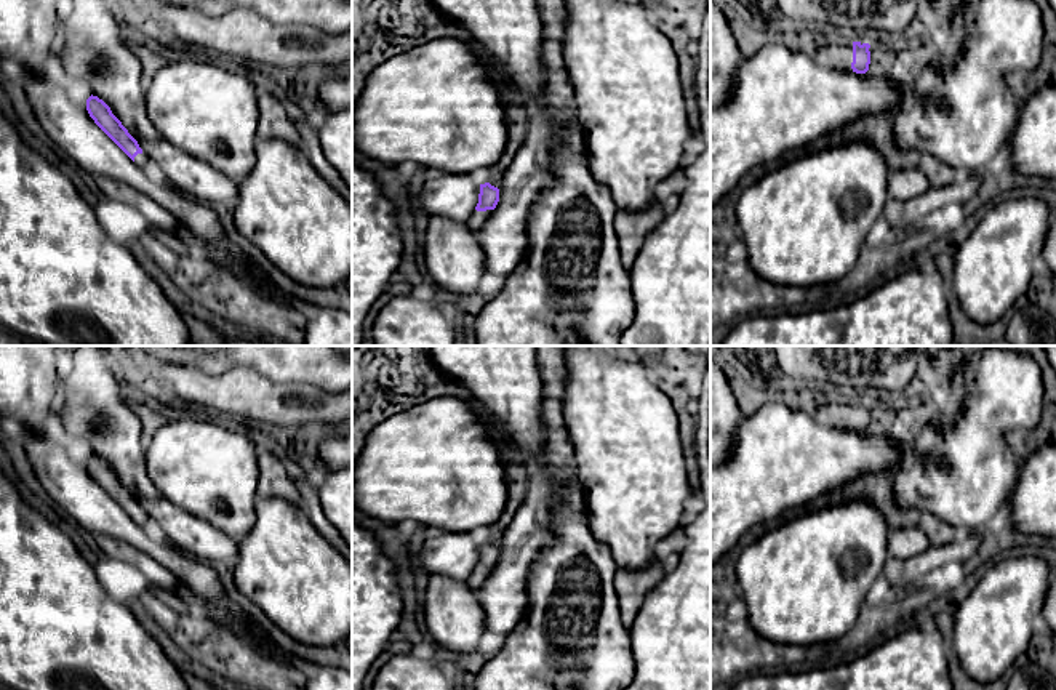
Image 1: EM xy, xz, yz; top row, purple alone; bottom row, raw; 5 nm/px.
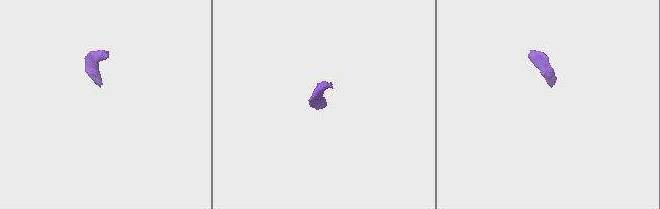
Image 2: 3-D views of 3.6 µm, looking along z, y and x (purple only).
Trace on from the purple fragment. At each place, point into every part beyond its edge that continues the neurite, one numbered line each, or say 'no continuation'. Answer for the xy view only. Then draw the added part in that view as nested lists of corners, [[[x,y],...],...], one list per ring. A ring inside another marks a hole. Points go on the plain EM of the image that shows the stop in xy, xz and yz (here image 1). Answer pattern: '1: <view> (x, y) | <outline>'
1: xy (141, 519) | [[[142,511],[134,515],[134,522],[152,538],[157,541],[168,543],[162,528]]]

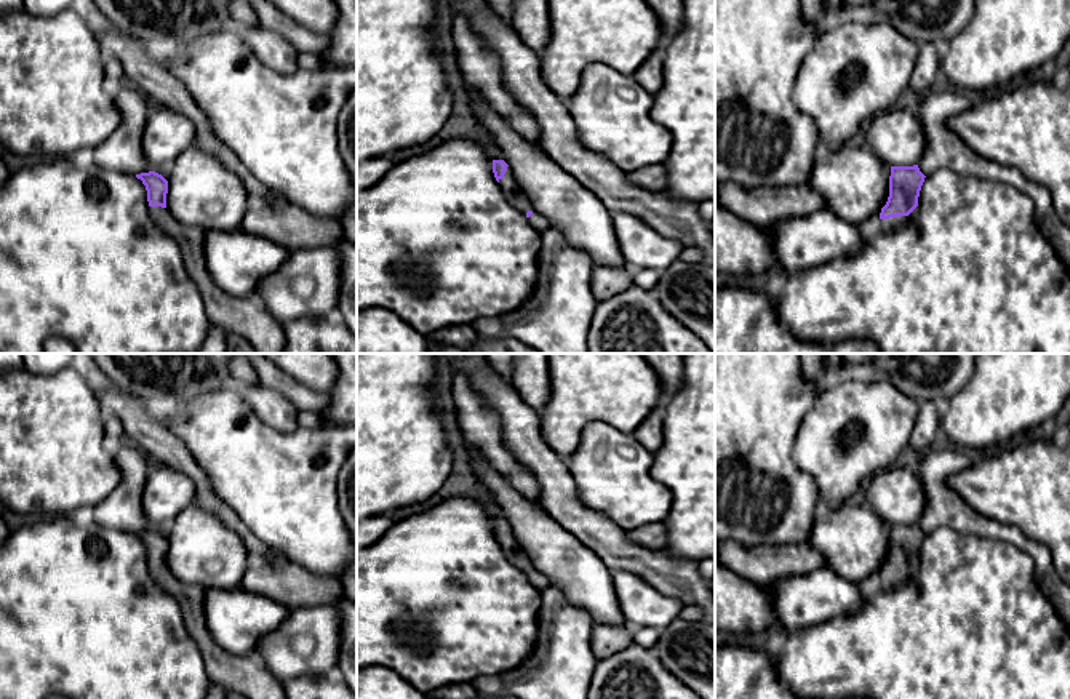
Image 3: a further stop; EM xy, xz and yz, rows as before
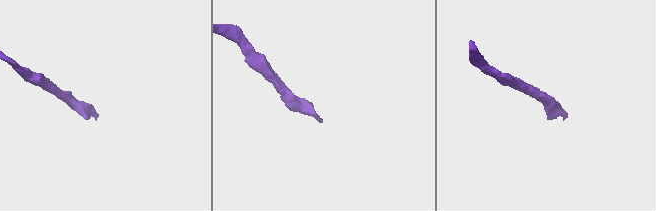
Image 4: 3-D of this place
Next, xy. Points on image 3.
1: xy (248, 675) | [[[149,565],[149,571],[158,585],[178,600],[187,632],[202,653],[211,683],[246,699],[285,699],[283,683],[258,656],[229,654],[213,641],[203,613],[205,589],[202,585],[181,582],[168,566]]]

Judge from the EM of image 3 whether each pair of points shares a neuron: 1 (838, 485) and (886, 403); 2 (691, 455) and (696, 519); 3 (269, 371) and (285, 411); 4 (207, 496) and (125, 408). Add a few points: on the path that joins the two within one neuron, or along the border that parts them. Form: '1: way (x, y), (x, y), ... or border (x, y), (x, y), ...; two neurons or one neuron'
1: way (845, 464), (869, 440), (869, 424); one neuron
2: way (694, 471), (696, 503); one neuron
3: border (259, 383), (279, 391), (298, 410); two neurons
4: way (195, 474), (147, 431); one neuron

